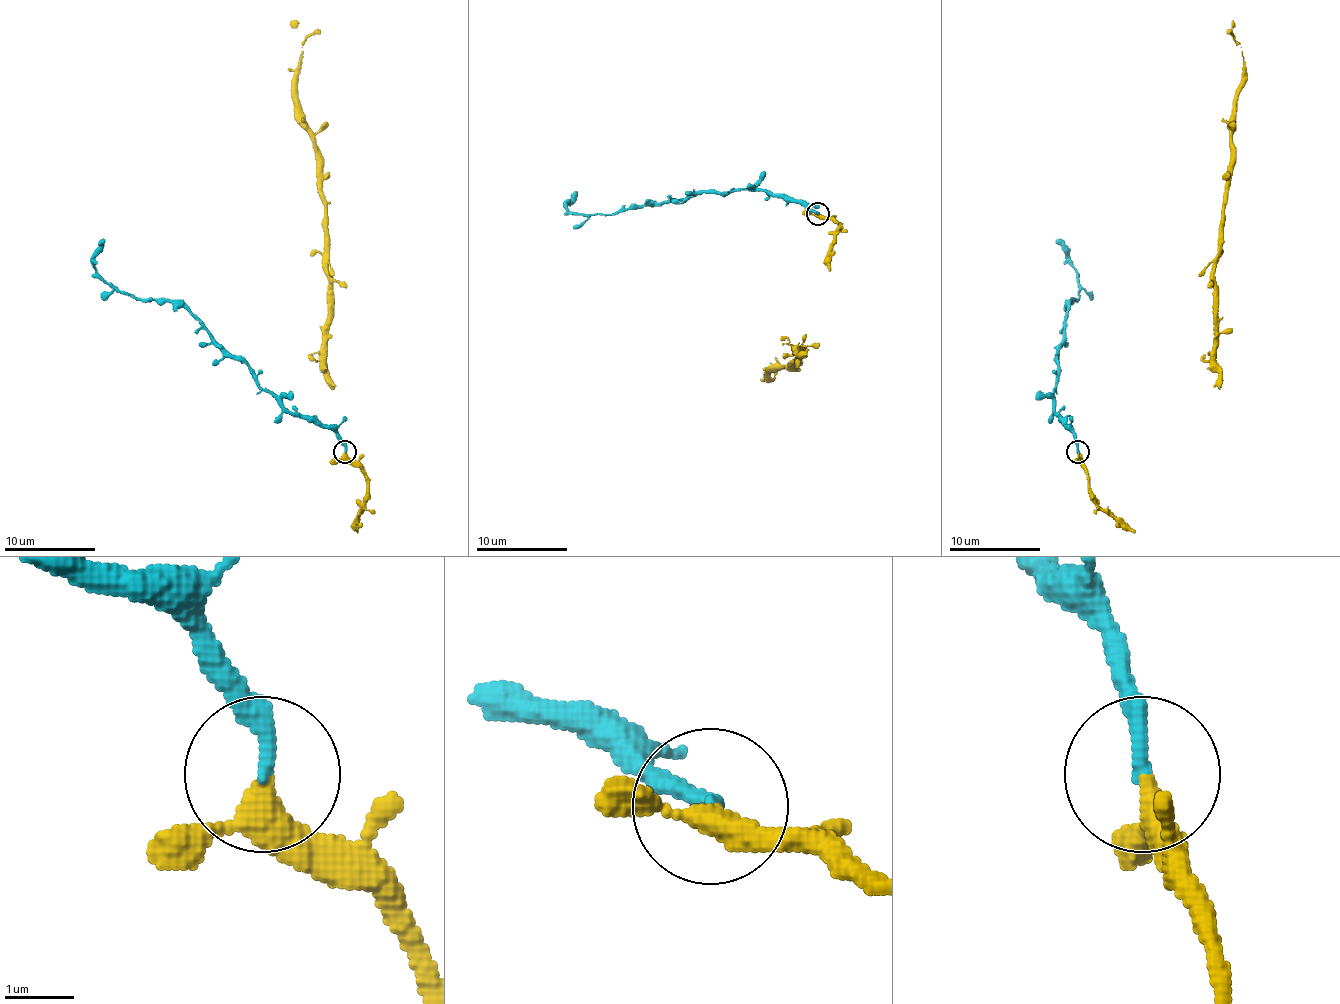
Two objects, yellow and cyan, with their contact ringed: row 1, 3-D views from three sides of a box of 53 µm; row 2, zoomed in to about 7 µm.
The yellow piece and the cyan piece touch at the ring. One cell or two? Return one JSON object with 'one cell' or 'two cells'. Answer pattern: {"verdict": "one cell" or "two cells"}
{"verdict": "one cell"}

